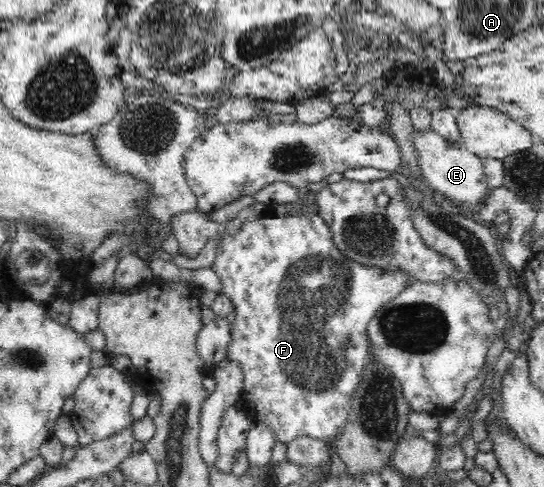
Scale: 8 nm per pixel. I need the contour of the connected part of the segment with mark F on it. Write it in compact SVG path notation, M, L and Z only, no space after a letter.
M302 207L302 215L294 217L290 215L282 218L273 214L271 210L266 210L257 219L247 222L238 230L234 237L225 236L219 245L217 259L212 268L216 272L222 284L222 293L232 302L234 308L234 321L230 323L230 341L226 347L226 360L234 362L242 370L242 391L240 400L242 411L252 422L263 423L267 429L272 431L276 442L288 443L298 436L313 437L322 440L333 446L336 439L340 439L340 433L344 433L344 425L348 423L350 409L352 409L352 397L356 389L360 387L366 365L369 363L369 337L367 336L367 323L377 314L377 311L388 301L392 301L398 293L404 291L404 287L410 281L411 277L402 272L388 272L366 268L353 260L340 254L340 249L334 246L332 231L324 224L324 220L318 214L308 213L307 208Z

